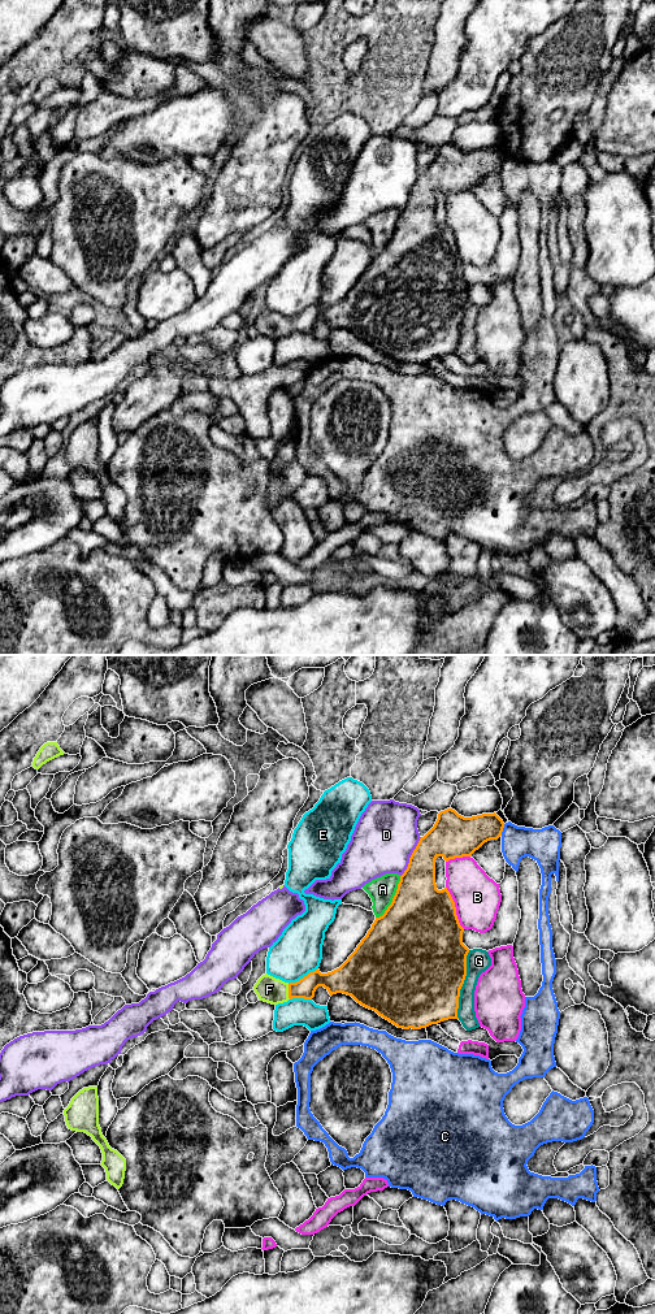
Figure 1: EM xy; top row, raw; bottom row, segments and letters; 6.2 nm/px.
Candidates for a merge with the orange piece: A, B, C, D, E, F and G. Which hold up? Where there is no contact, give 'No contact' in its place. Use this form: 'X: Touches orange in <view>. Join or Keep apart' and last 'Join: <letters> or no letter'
A: Touches orange in xy. Keep apart
B: Touches orange in xy. Keep apart
C: Touches orange in xy. Keep apart
D: Touches orange in xy. Keep apart
E: Touches orange in xy. Keep apart
F: Touches orange in xy. Join
G: Touches orange in xy. Keep apart
Join: F

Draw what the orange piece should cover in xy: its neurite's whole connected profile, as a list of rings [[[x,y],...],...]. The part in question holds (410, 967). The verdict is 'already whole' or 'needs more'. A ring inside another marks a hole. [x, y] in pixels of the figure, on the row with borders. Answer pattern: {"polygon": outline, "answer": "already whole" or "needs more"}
{"polygon": [[[452,808],[441,811],[434,827],[413,850],[391,905],[382,916],[376,918],[348,959],[331,972],[321,973],[317,968],[290,984],[265,973],[253,986],[259,999],[272,1005],[292,998],[312,999],[316,989],[324,986],[330,996],[351,996],[361,1006],[403,1029],[421,1029],[459,1019],[459,997],[467,976],[469,949],[463,944],[464,928],[450,892],[447,888],[437,889],[435,859],[442,857],[448,862],[472,857],[485,842],[498,840],[503,828],[504,823],[495,812],[464,818]]], "answer": "needs more"}

